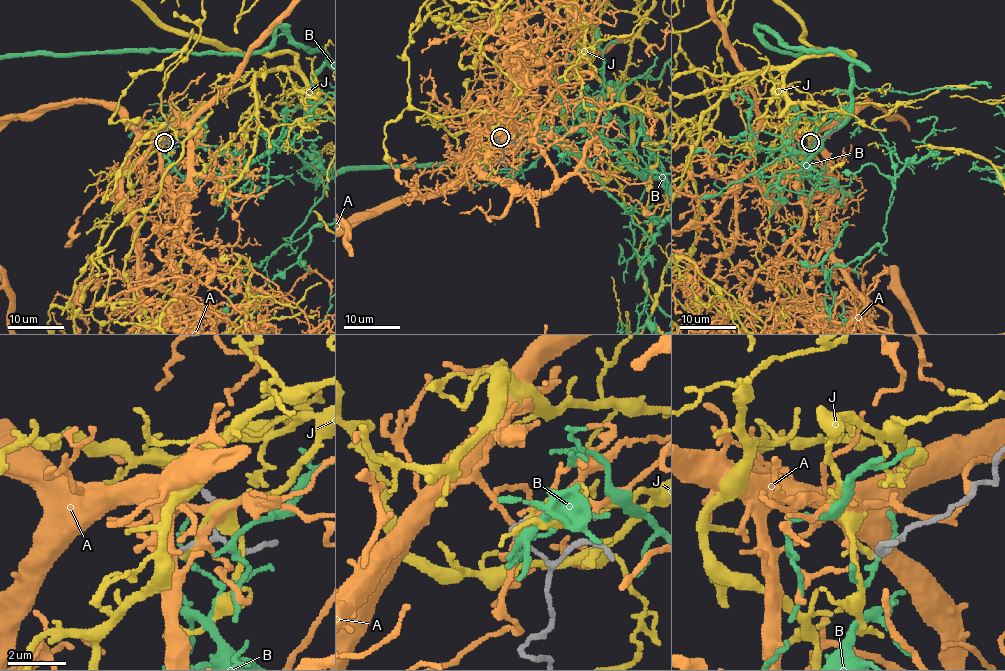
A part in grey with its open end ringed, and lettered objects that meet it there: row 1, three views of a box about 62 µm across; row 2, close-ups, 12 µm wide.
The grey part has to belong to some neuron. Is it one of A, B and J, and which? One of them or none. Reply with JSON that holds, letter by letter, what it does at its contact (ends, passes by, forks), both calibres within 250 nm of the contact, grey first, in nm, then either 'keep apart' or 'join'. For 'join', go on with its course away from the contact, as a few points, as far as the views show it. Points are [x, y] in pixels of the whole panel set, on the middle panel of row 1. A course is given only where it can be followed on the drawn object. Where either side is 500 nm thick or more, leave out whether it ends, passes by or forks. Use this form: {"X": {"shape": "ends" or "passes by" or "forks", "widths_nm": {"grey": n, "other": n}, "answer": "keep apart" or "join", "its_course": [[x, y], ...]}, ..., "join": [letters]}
{"A": {"shape": "passes by", "widths_nm": {"grey": 180, "other": 220}, "answer": "join"}, "B": {"shape": "passes by", "widths_nm": {"grey": 180, "other": 150}, "answer": "keep apart"}, "J": {"shape": "ends", "widths_nm": {"grey": 180, "other": 240}, "answer": "keep apart"}, "join": ["A"]}

